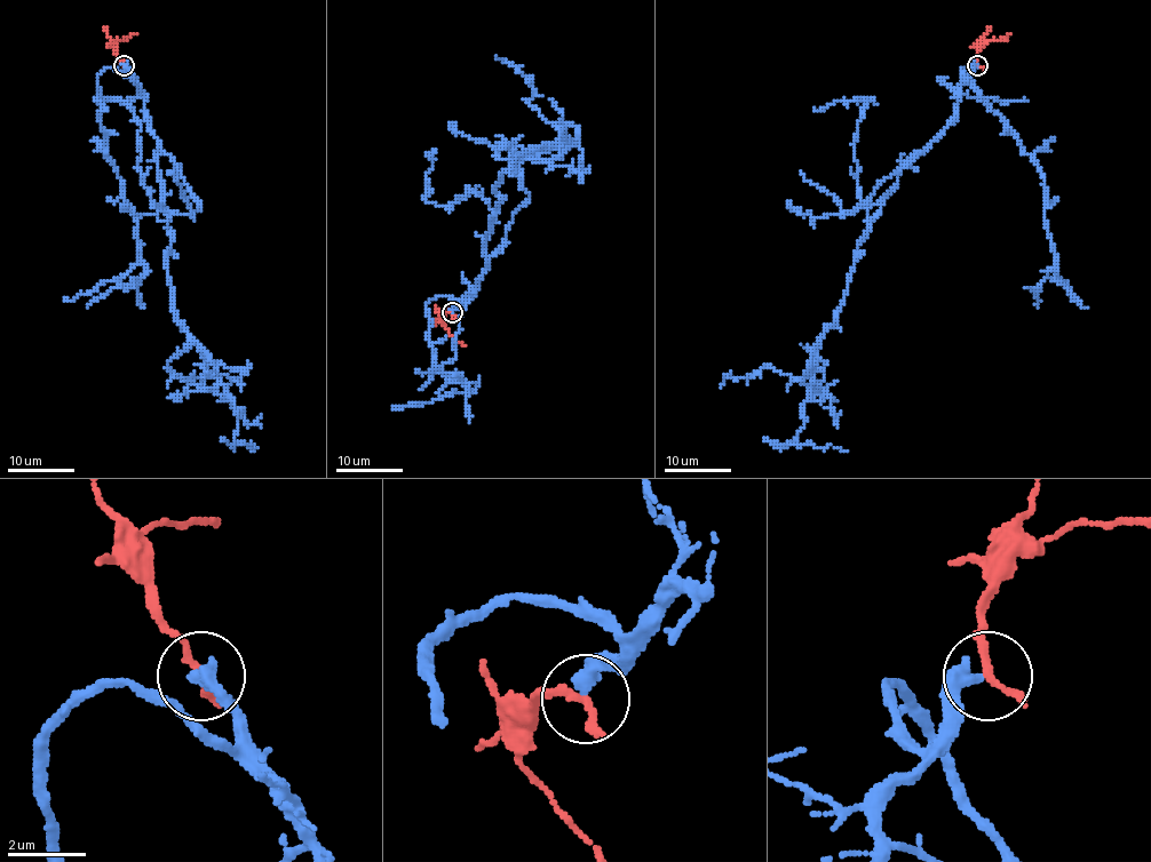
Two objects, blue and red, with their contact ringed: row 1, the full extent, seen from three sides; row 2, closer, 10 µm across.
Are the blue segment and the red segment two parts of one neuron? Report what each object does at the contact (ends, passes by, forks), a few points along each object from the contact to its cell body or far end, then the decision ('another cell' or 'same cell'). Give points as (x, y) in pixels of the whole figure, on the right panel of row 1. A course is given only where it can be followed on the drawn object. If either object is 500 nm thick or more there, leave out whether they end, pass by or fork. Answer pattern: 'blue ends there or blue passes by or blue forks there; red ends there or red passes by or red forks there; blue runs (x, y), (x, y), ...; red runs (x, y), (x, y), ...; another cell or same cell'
blue ends there; red ends there; blue runs (976, 64), (957, 118), (905, 162), (858, 246), (838, 318), (812, 350), (804, 425), (787, 444), (848, 449); red runs (978, 64), (976, 53), (989, 41), (1003, 40), (1010, 33); another cell

